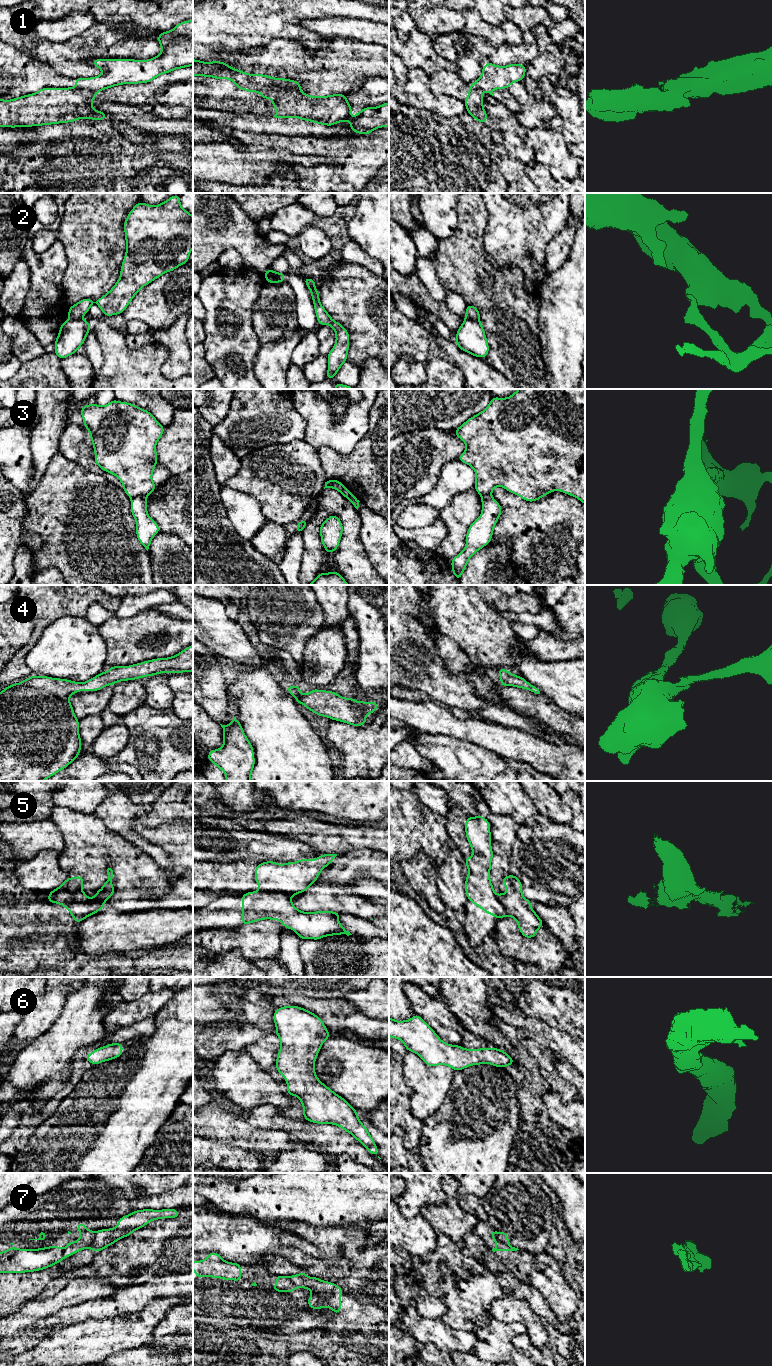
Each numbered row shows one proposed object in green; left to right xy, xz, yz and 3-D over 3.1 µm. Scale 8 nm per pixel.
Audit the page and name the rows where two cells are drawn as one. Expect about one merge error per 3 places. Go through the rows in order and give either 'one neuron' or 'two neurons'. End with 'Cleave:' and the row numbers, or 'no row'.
1: two neurons
2: two neurons
3: two neurons
4: one neuron
5: two neurons
6: one neuron
7: two neurons
Cleave: 1, 2, 3, 5, 7

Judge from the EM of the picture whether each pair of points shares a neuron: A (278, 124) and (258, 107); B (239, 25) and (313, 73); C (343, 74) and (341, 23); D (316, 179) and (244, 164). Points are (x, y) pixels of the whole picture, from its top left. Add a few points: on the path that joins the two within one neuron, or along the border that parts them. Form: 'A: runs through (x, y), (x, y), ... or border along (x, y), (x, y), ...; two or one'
A: border along (260, 116), (275, 116), (282, 119); two
B: border along (291, 38), (273, 38), (246, 53); two
C: border along (332, 37), (346, 37), (365, 42); two
D: border along (311, 167), (289, 165), (286, 170); two

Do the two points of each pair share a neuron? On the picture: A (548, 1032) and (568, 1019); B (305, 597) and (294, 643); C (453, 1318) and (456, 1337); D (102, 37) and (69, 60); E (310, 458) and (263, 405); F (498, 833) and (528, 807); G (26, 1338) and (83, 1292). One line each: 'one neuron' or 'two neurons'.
A: two neurons
B: one neuron
C: two neurons
D: one neuron
E: two neurons
F: two neurons
G: one neuron

